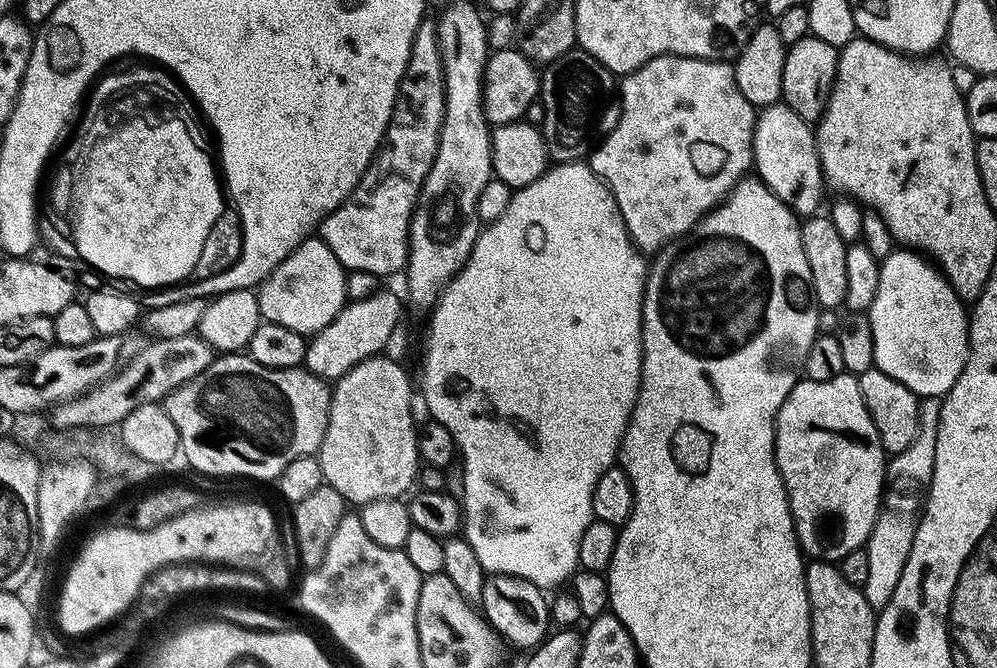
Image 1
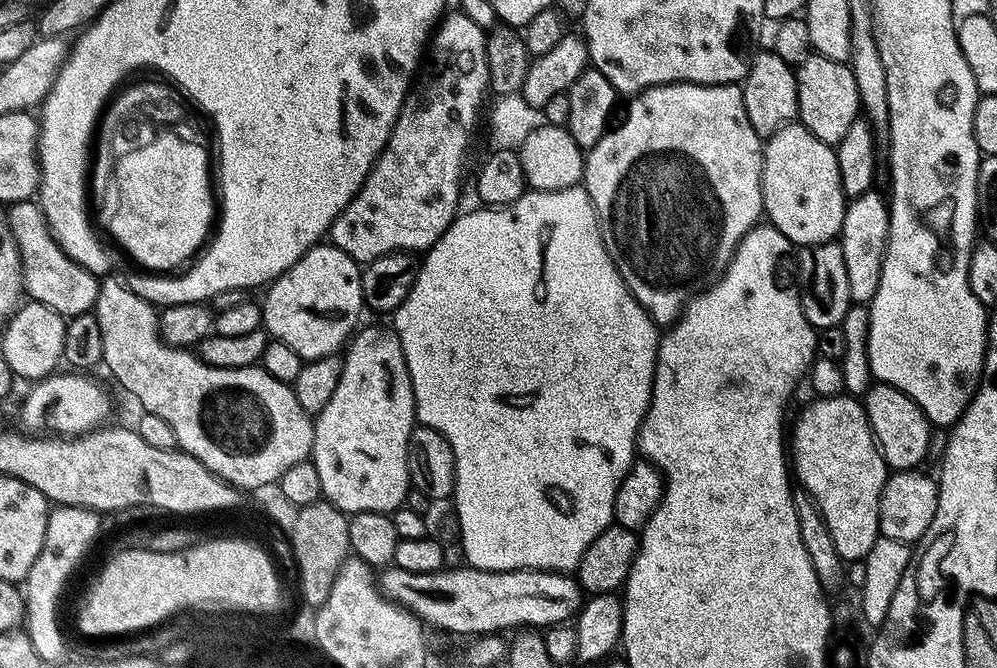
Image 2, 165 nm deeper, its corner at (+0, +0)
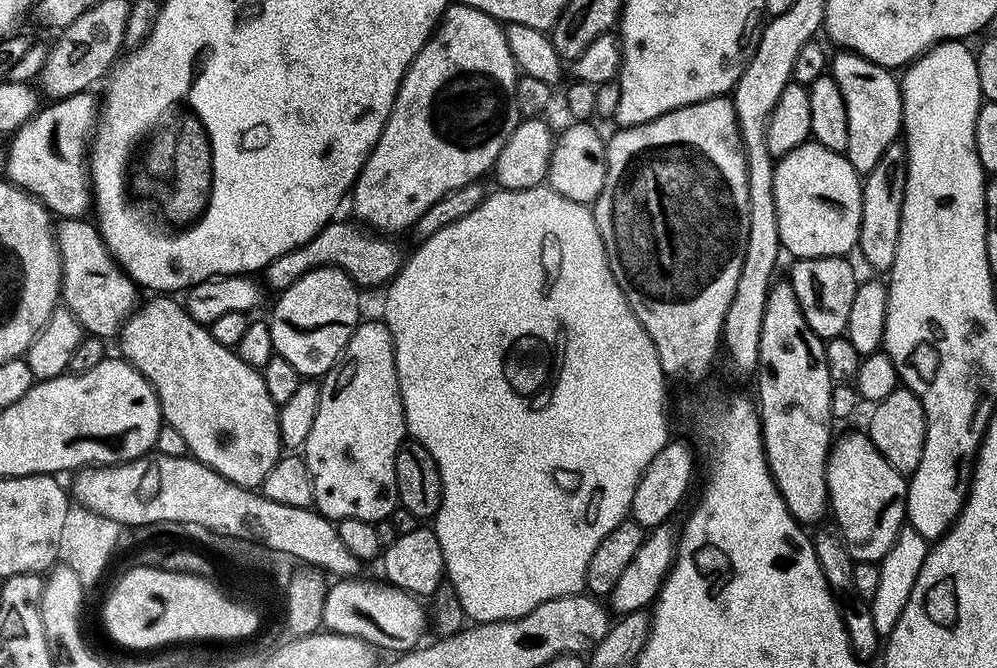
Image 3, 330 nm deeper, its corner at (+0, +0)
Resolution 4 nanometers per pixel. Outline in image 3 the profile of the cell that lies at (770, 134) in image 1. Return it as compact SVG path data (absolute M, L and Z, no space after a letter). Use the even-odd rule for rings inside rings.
M815 142L800 144L775 161L774 202L778 214L778 234L785 253L809 260L815 256L844 256L857 247L863 217L862 176L850 166L844 152L835 152Z

